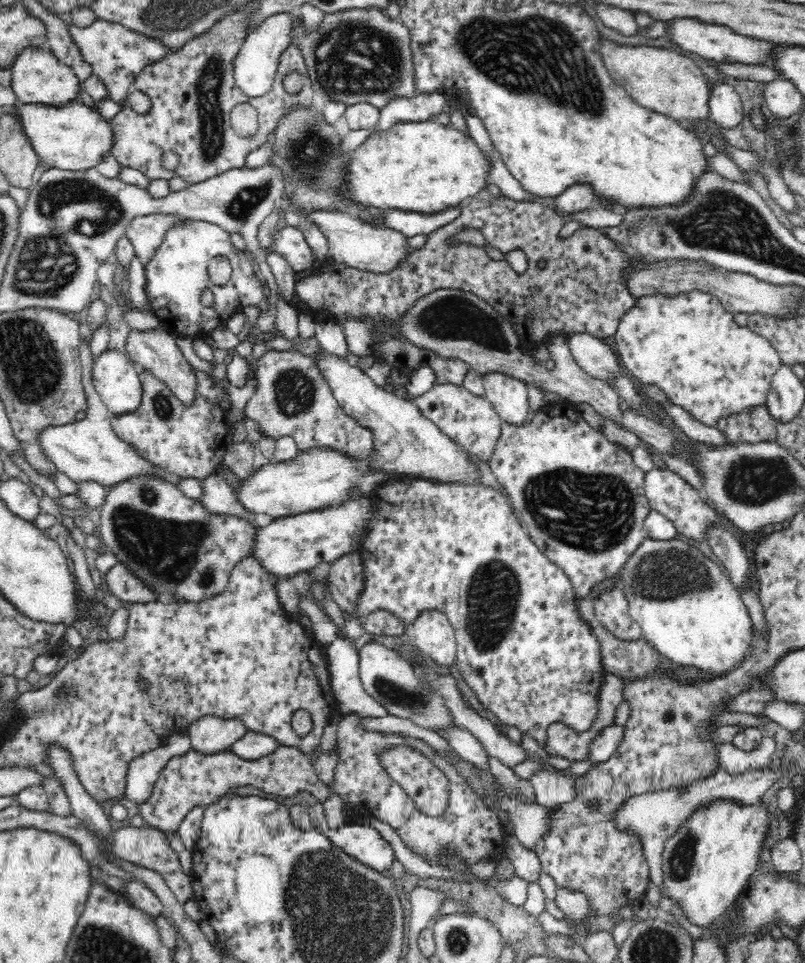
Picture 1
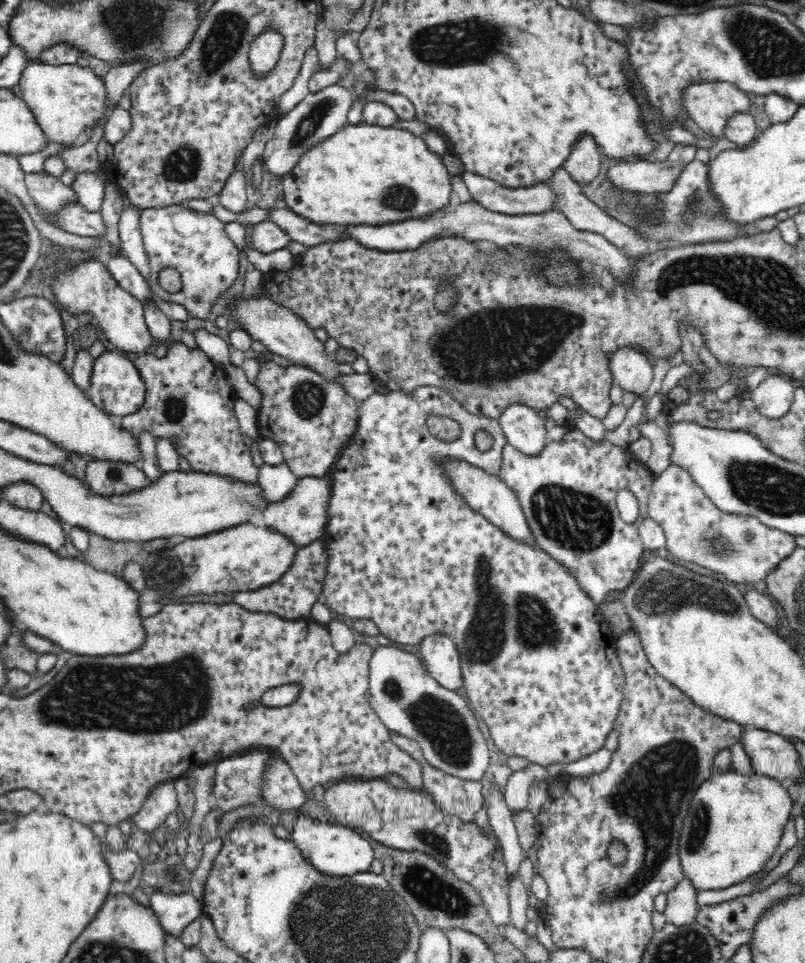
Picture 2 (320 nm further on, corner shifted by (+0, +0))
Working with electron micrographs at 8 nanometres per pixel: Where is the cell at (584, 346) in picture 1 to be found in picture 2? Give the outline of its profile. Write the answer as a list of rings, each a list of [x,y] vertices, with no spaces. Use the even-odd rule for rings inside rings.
[[[632,347],[616,348],[607,356],[607,365],[613,384],[637,396],[646,392],[654,378],[650,360]]]

